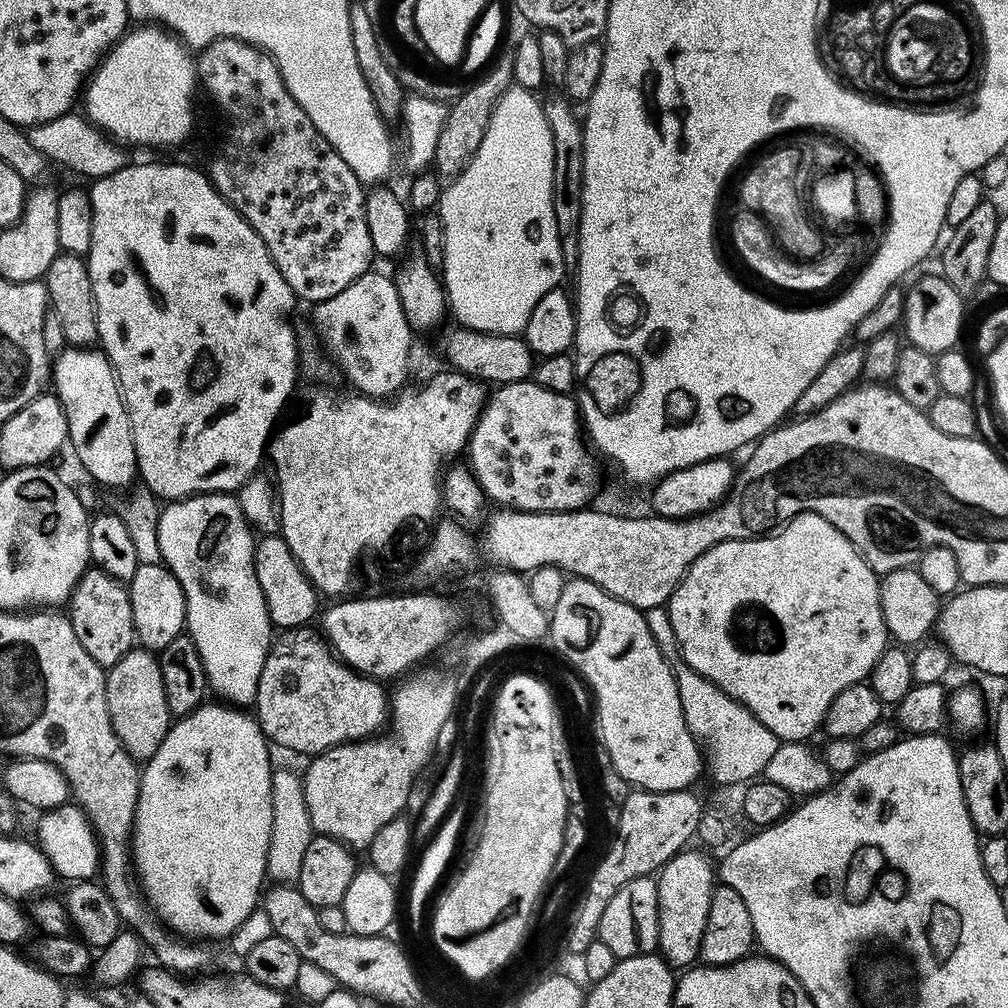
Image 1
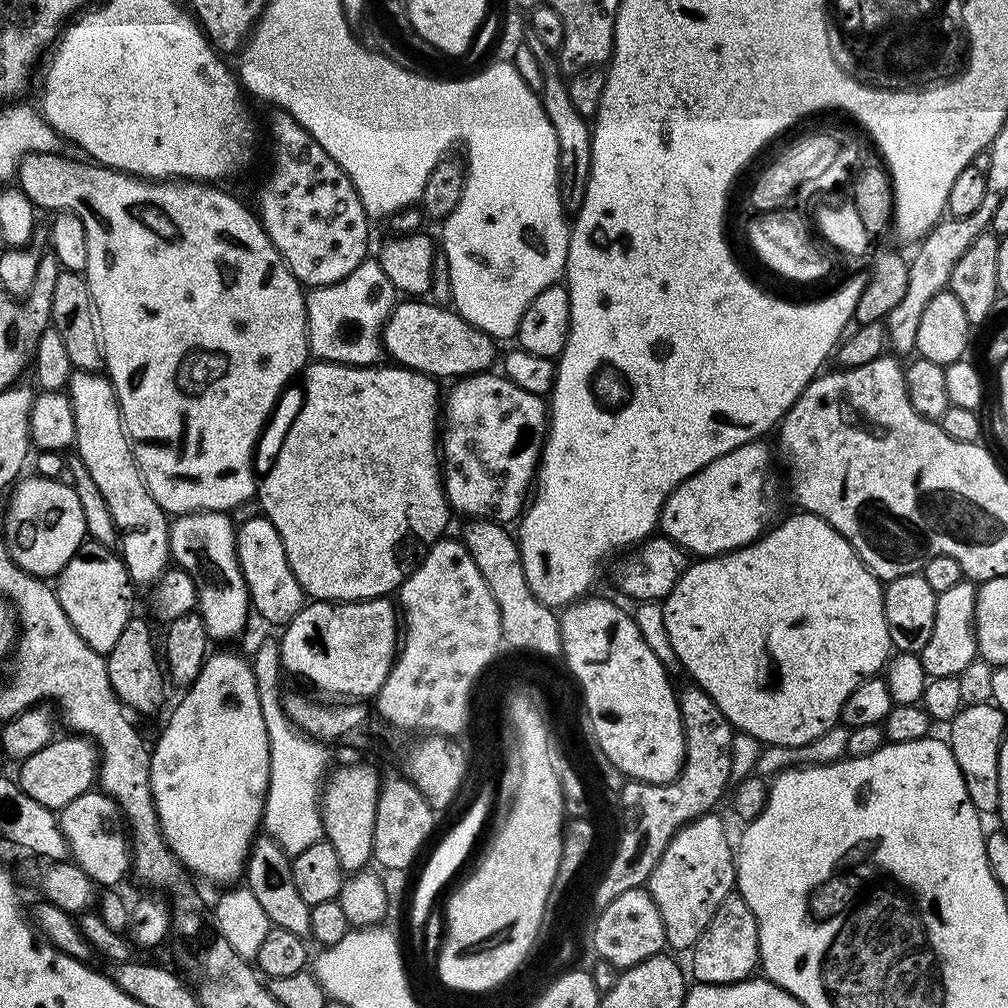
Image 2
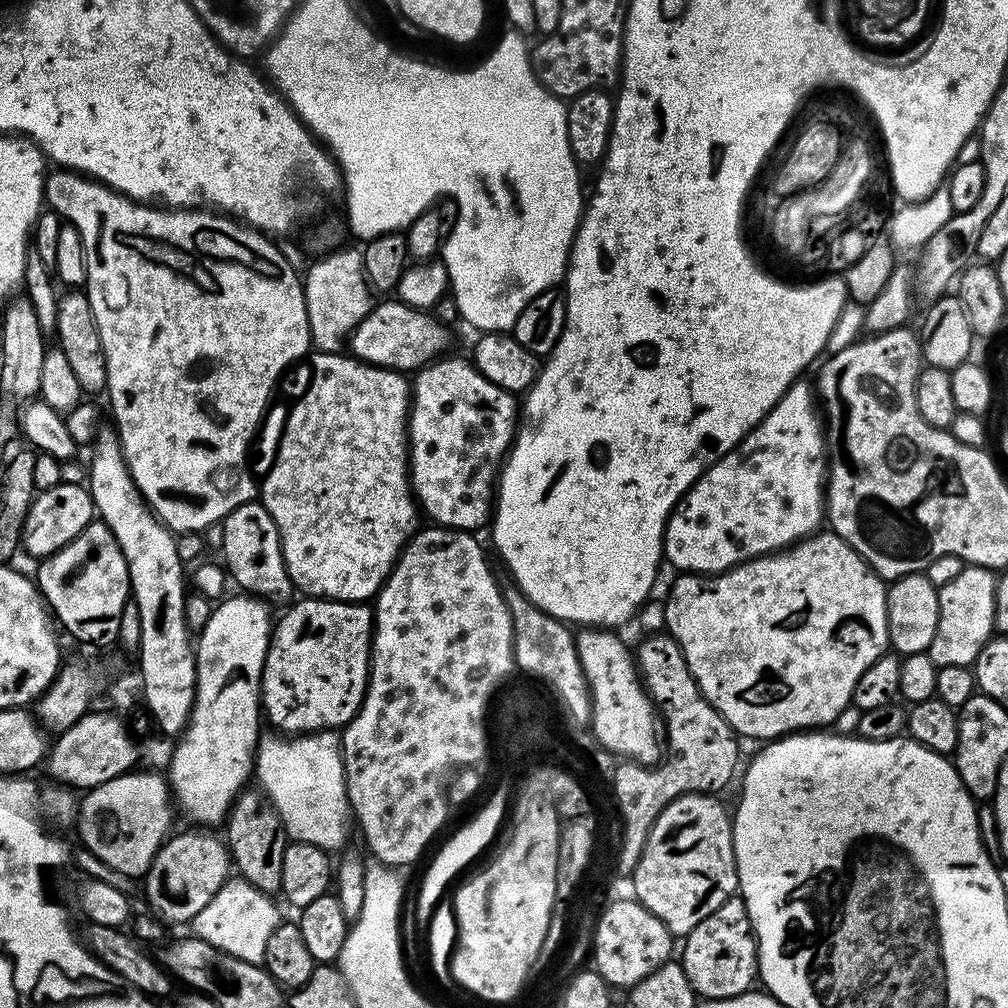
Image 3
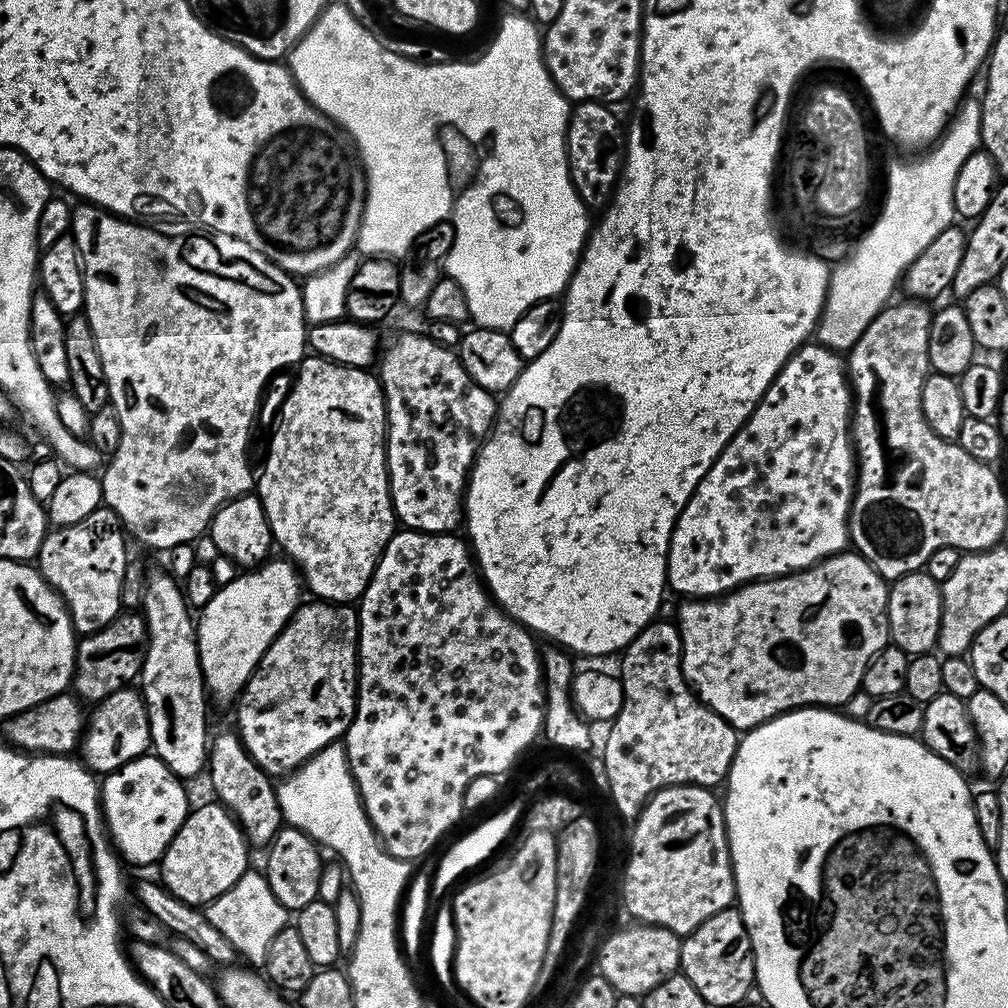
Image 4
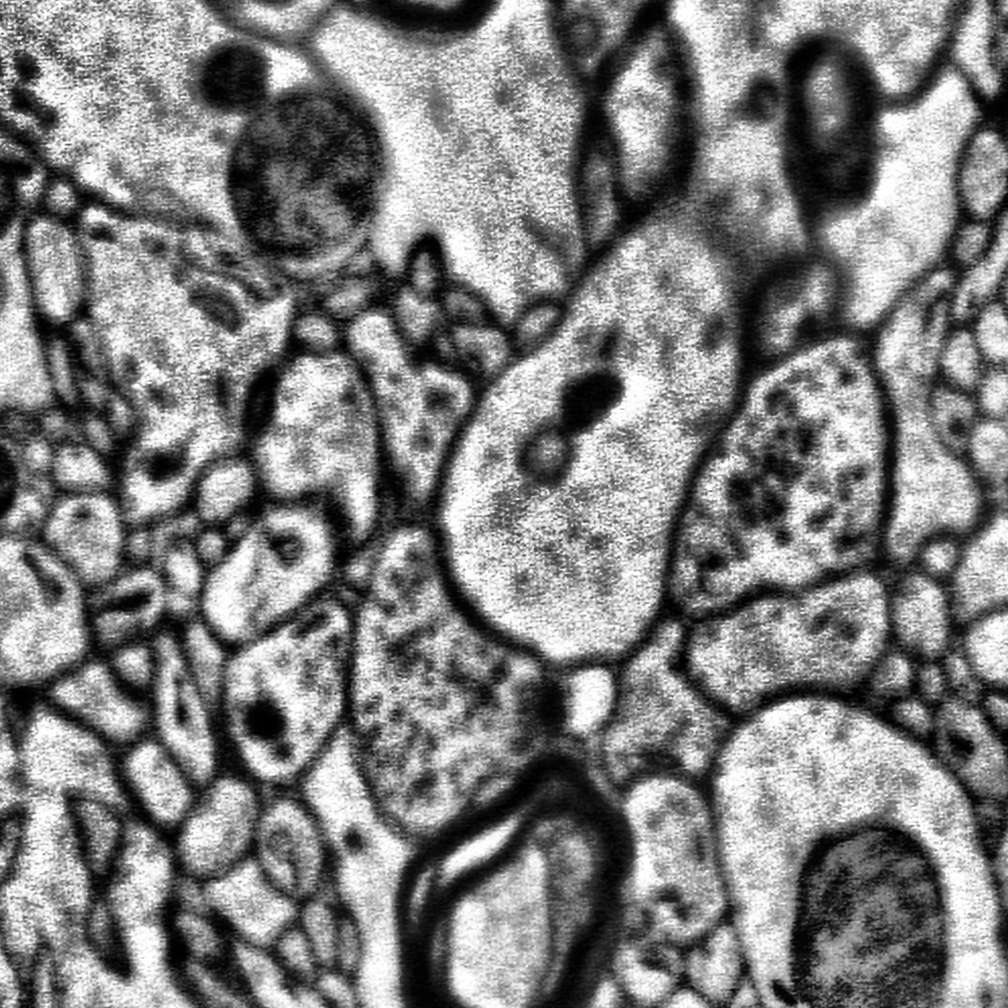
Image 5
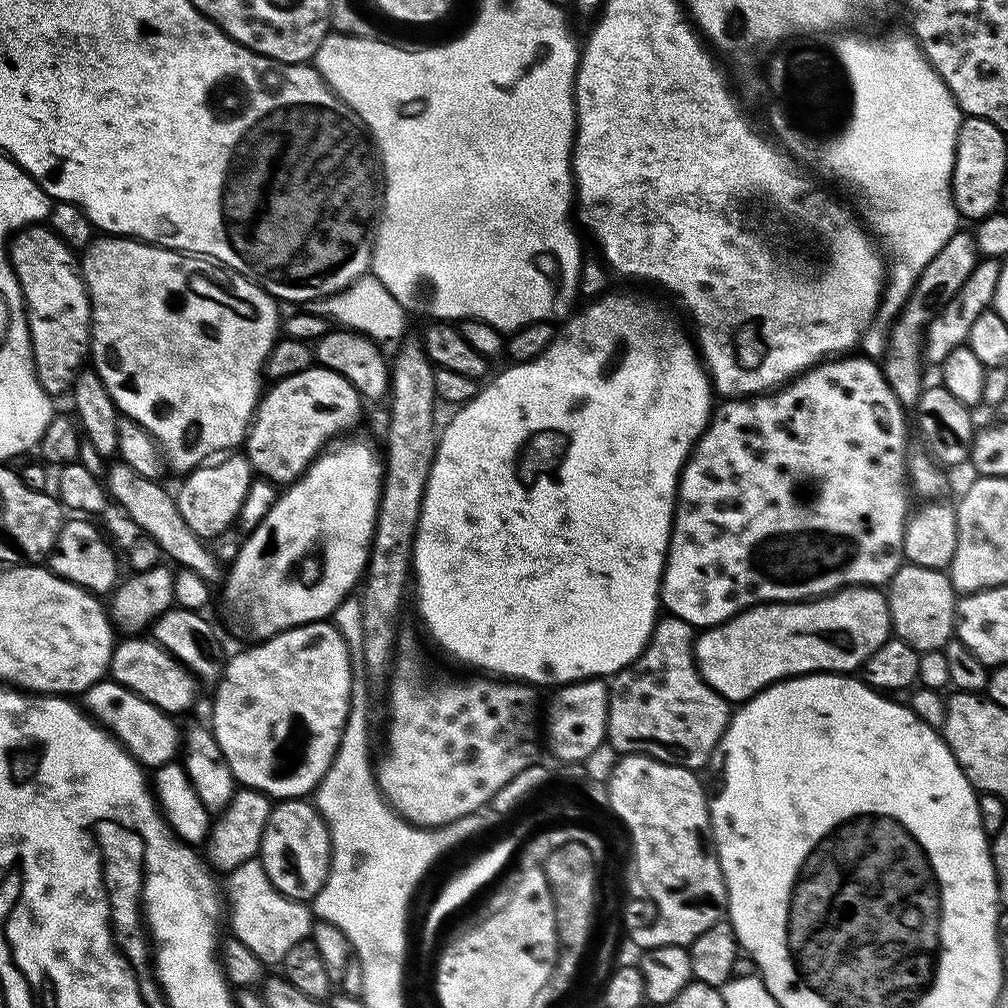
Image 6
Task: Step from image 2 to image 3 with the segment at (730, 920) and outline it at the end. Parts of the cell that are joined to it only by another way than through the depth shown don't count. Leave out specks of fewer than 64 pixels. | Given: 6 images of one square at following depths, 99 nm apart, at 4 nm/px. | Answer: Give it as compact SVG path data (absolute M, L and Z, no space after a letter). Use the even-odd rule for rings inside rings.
M739 894L722 902L714 914L702 918L702 922L683 937L682 944L684 953L678 957L678 963L697 997L723 1002L726 998L740 997L752 988L752 983L757 983L756 931Z

